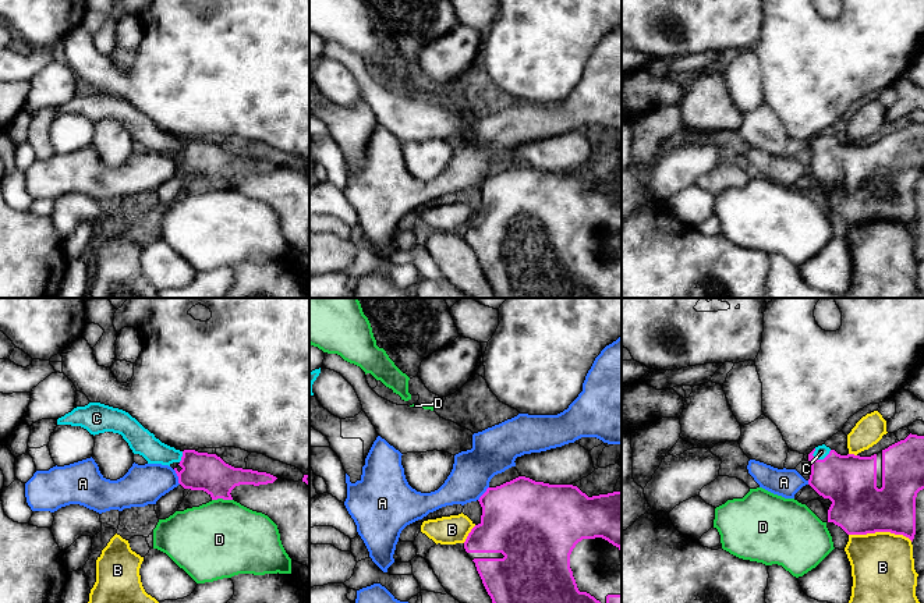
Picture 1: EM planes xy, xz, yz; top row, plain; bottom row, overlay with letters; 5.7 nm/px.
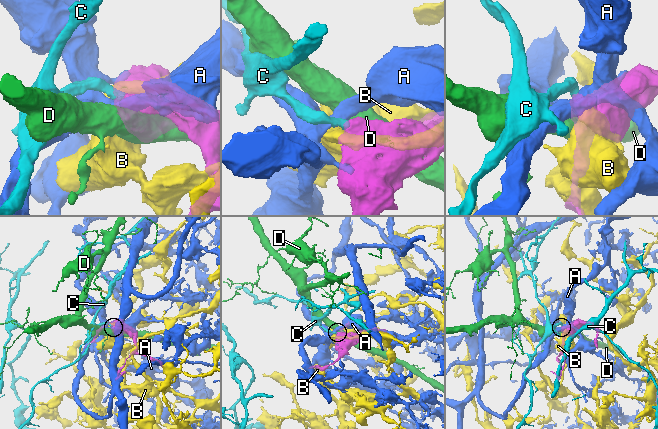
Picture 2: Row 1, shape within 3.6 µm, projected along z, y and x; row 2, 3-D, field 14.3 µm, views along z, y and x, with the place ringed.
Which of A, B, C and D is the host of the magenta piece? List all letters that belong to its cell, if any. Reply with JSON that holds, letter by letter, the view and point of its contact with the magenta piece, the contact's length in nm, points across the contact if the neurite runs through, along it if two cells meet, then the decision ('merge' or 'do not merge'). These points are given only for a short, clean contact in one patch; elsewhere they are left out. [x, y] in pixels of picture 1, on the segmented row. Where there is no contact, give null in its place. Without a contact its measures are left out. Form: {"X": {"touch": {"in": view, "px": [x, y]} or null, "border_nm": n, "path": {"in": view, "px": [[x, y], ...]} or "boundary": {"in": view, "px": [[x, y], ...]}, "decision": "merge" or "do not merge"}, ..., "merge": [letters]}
{"A": {"touch": {"in": "xy", "px": [177, 475]}, "border_nm": 100, "decision": "do not merge"}, "B": {"touch": {"in": "yz", "px": [881, 531]}, "border_nm": 380, "decision": "do not merge"}, "C": {"touch": {"in": "yz", "px": [821, 460]}, "border_nm": 120, "path": {"in": "yz", "px": [[849, 481], [839, 478], [821, 460], [821, 451]]}, "decision": "merge"}, "D": {"touch": {"in": "xy", "px": [222, 497]}, "border_nm": 120, "decision": "do not merge"}, "merge": ["C"]}

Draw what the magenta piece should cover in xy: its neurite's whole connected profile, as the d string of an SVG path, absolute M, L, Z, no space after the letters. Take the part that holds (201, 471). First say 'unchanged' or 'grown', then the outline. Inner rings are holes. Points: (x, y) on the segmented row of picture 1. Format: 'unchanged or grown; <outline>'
grown; M100 402L77 407L57 419L57 425L81 426L91 434L113 432L123 436L134 454L142 455L148 464L171 465L177 462L183 469L174 468L178 483L184 489L203 490L212 500L233 500L231 490L240 485L268 485L277 478L252 469L234 468L216 454L195 450L176 450L155 437L128 412Z

